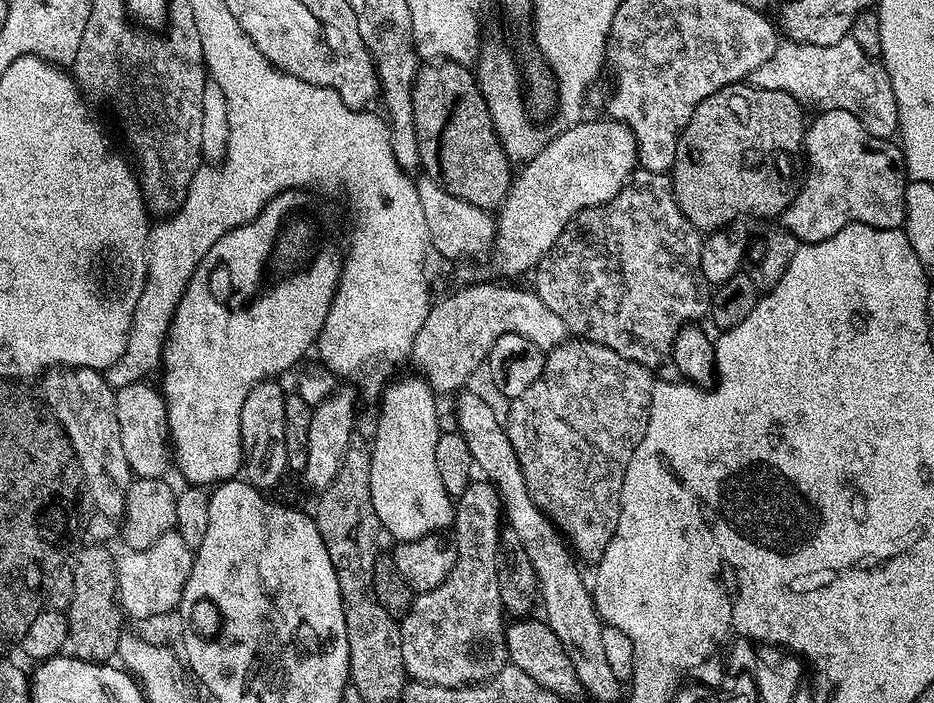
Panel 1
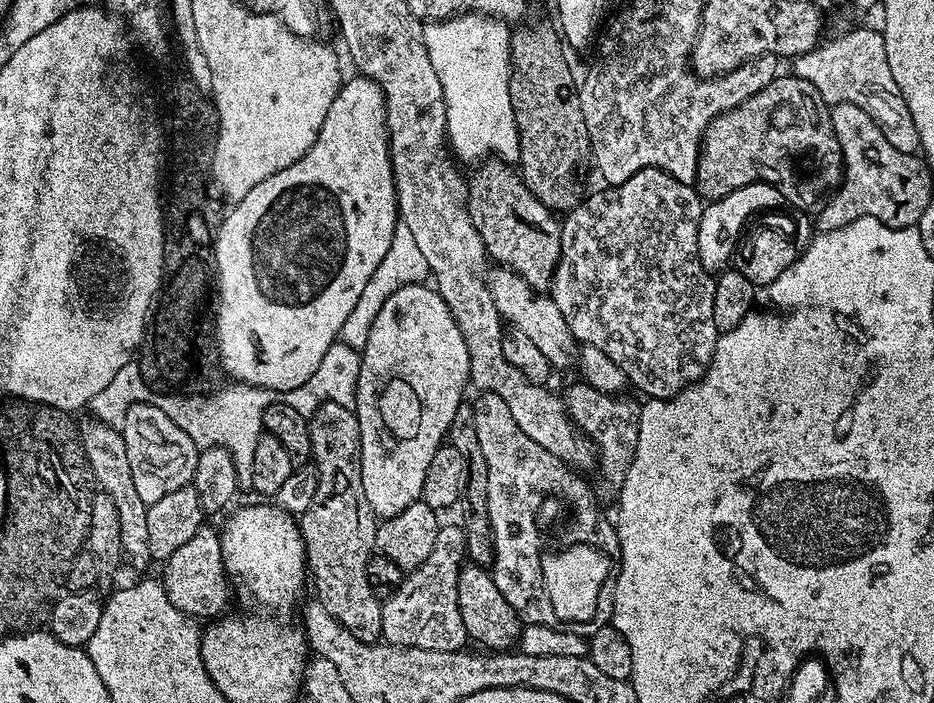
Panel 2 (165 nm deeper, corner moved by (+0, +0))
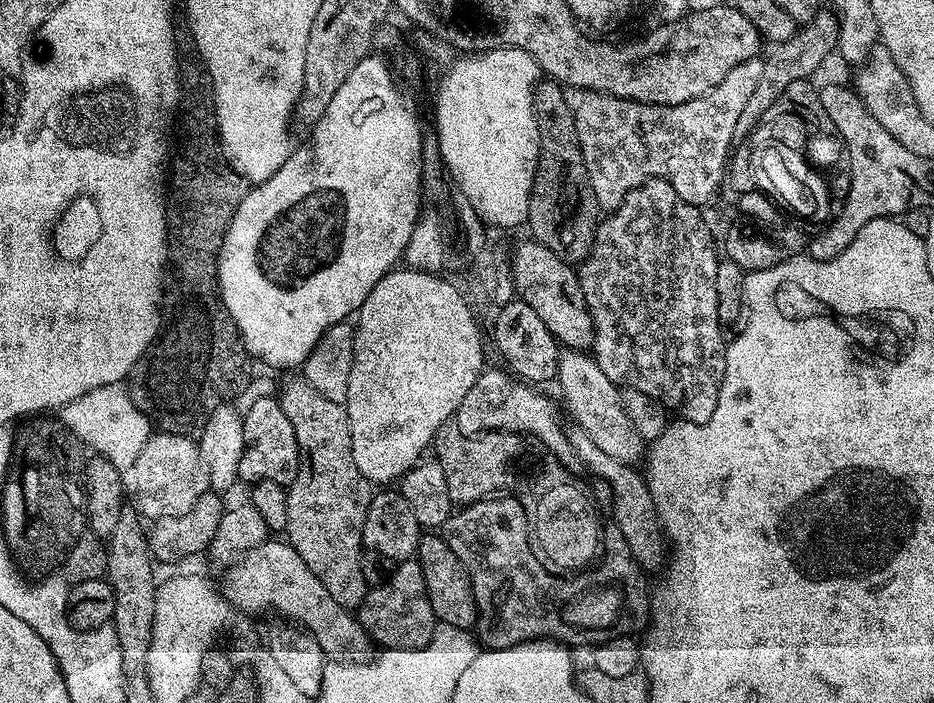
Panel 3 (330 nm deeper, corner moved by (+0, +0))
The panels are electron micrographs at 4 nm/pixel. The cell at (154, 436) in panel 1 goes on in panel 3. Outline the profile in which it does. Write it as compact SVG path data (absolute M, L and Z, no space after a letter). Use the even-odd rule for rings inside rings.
M161 431L149 435L142 446L142 454L130 461L130 468L130 492L136 495L135 511L141 517L149 516L152 522L184 514L210 488L206 466L200 457L197 441L192 436Z

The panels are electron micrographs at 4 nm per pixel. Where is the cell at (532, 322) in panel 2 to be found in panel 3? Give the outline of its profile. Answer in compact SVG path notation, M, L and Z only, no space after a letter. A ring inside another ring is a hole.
M564 350L558 362L558 385L564 391L564 404L573 416L575 427L580 428L594 442L618 462L633 466L641 463L646 452L646 441L640 437L634 422L630 422L630 414L626 414L624 397L621 389L606 374L602 374L602 366L587 351Z

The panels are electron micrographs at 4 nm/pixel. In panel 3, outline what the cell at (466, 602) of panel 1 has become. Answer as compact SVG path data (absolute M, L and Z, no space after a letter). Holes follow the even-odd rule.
M415 559L399 561L393 567L387 580L375 585L360 603L358 609L360 627L368 633L369 641L380 643L384 648L423 648L429 644L438 623L434 610L430 606L430 598L426 590L424 575Z

